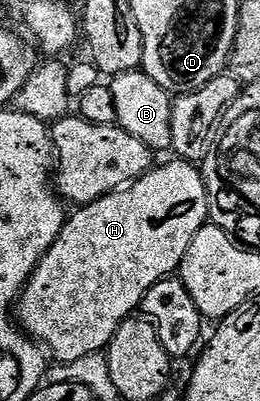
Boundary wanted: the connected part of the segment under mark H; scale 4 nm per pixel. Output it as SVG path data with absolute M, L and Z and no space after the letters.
M174 162L167 163L164 167L159 167L159 165L152 166L147 174L136 179L134 183L113 192L112 195L107 195L105 198L97 200L96 203L88 203L72 210L75 212L72 215L70 212L69 218L64 222L61 233L57 237L57 241L45 253L45 257L39 262L34 273L32 273L27 286L23 288L23 293L17 300L18 326L26 334L30 335L36 343L46 348L52 356L55 354L59 358L56 360L60 364L66 365L75 361L81 361L83 357L100 354L109 346L111 338L115 336L120 325L126 319L132 318L142 308L145 293L149 293L149 289L153 289L153 285L157 285L157 281L174 276L178 272L181 261L185 257L185 249L189 249L193 237L197 237L199 230L208 226L207 190L205 189L202 170L194 163Z

